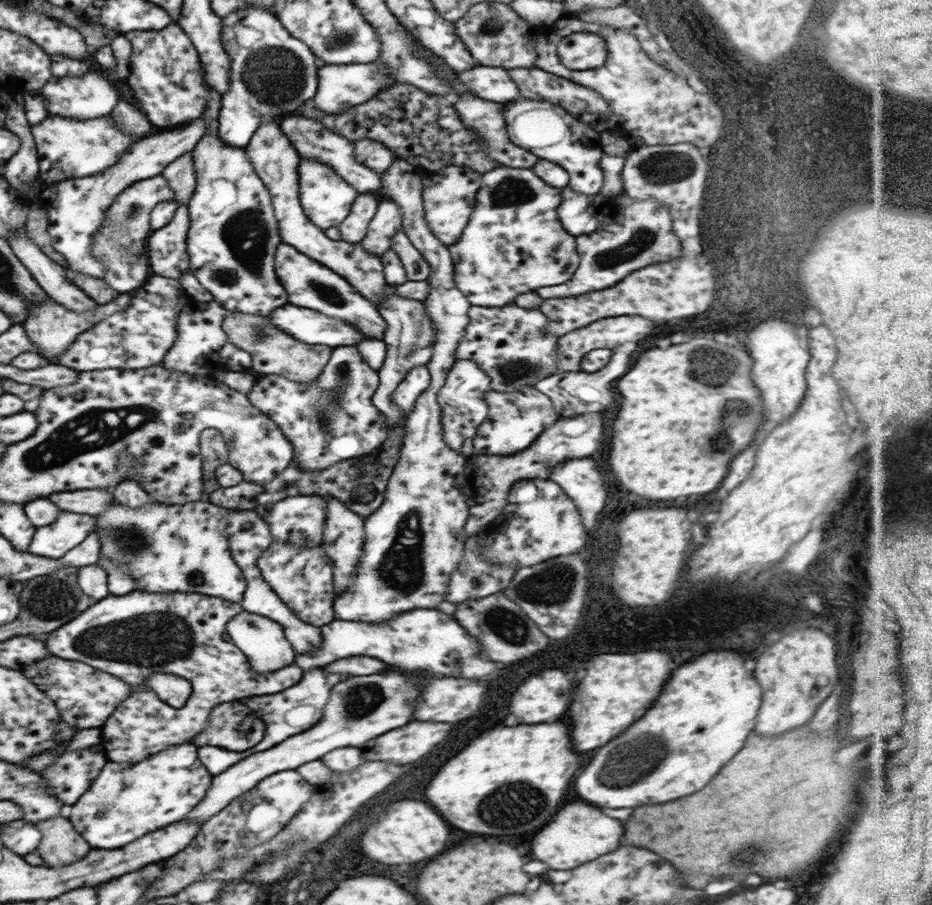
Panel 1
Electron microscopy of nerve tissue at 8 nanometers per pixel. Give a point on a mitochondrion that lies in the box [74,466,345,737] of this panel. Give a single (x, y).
(130, 538)

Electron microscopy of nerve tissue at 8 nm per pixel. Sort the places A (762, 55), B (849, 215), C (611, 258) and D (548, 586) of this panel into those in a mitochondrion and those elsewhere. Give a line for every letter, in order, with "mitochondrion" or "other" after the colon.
A: mitochondrion
B: mitochondrion
C: mitochondrion
D: mitochondrion

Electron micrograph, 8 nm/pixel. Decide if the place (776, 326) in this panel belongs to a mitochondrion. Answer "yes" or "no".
yes

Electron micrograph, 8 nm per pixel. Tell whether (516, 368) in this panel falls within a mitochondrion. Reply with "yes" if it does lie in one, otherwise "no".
yes

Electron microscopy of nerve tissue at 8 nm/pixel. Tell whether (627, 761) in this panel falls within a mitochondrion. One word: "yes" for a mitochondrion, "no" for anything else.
yes

